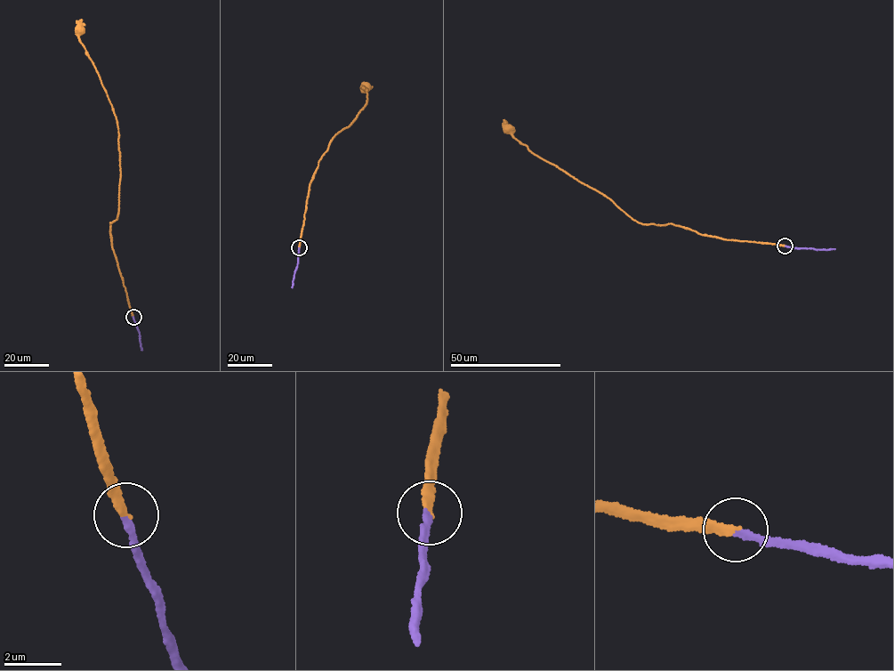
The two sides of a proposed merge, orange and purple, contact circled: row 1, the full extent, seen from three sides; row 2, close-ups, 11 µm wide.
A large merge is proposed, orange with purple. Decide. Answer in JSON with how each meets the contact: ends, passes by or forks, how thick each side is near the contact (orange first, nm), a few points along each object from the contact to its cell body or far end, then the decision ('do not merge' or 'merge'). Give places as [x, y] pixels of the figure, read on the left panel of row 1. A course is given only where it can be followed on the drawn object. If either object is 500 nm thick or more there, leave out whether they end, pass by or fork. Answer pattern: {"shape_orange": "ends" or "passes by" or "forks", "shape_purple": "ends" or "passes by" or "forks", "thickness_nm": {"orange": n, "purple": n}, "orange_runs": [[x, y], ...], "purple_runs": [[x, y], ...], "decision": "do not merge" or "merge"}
{"shape_orange": "ends", "shape_purple": "ends", "thickness_nm": {"orange": 240, "purple": 220}, "orange_runs": [[133, 317], [109, 234], [109, 222], [116, 219], [119, 207], [116, 116], [80, 42], [79, 30]], "purple_runs": [[133, 317], [142, 350]], "decision": "merge"}

